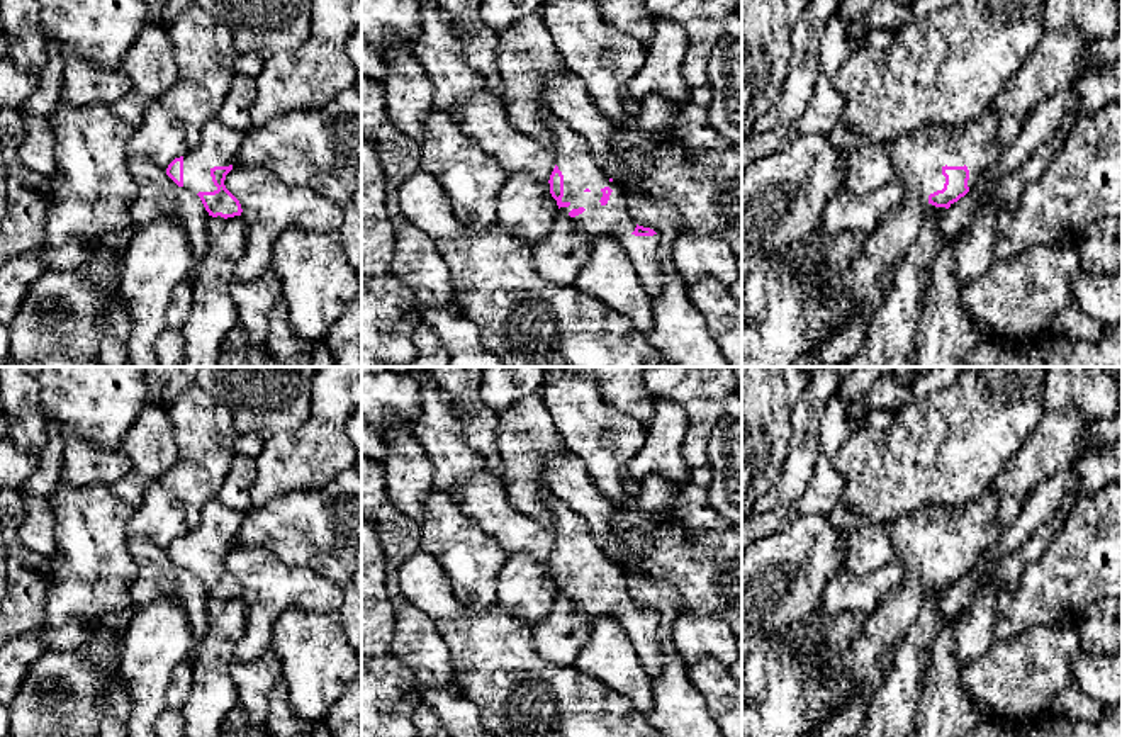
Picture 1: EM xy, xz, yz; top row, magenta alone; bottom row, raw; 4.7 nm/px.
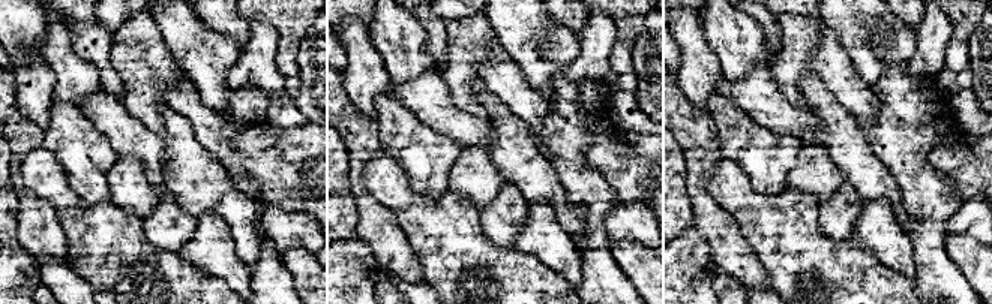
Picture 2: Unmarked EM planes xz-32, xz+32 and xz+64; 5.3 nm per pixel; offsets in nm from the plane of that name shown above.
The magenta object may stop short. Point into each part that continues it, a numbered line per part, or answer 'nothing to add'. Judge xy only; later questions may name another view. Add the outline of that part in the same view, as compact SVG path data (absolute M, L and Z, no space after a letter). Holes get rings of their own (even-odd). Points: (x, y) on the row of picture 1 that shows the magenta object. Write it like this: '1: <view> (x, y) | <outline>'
1: xy (219, 143) | M210 119L202 129L200 143L183 155L183 187L195 194L217 190L210 170L214 166L234 166L243 138L243 132Z

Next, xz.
1: xz (572, 153) | M550 110L545 114L545 126L553 138L555 165L564 175L564 197L569 207L558 212L586 211L574 219L579 222L589 243L601 238L613 238L633 263L642 287L650 299L657 297L662 287L659 270L659 234L635 236L633 221L623 188L594 161L589 143L560 122Z

